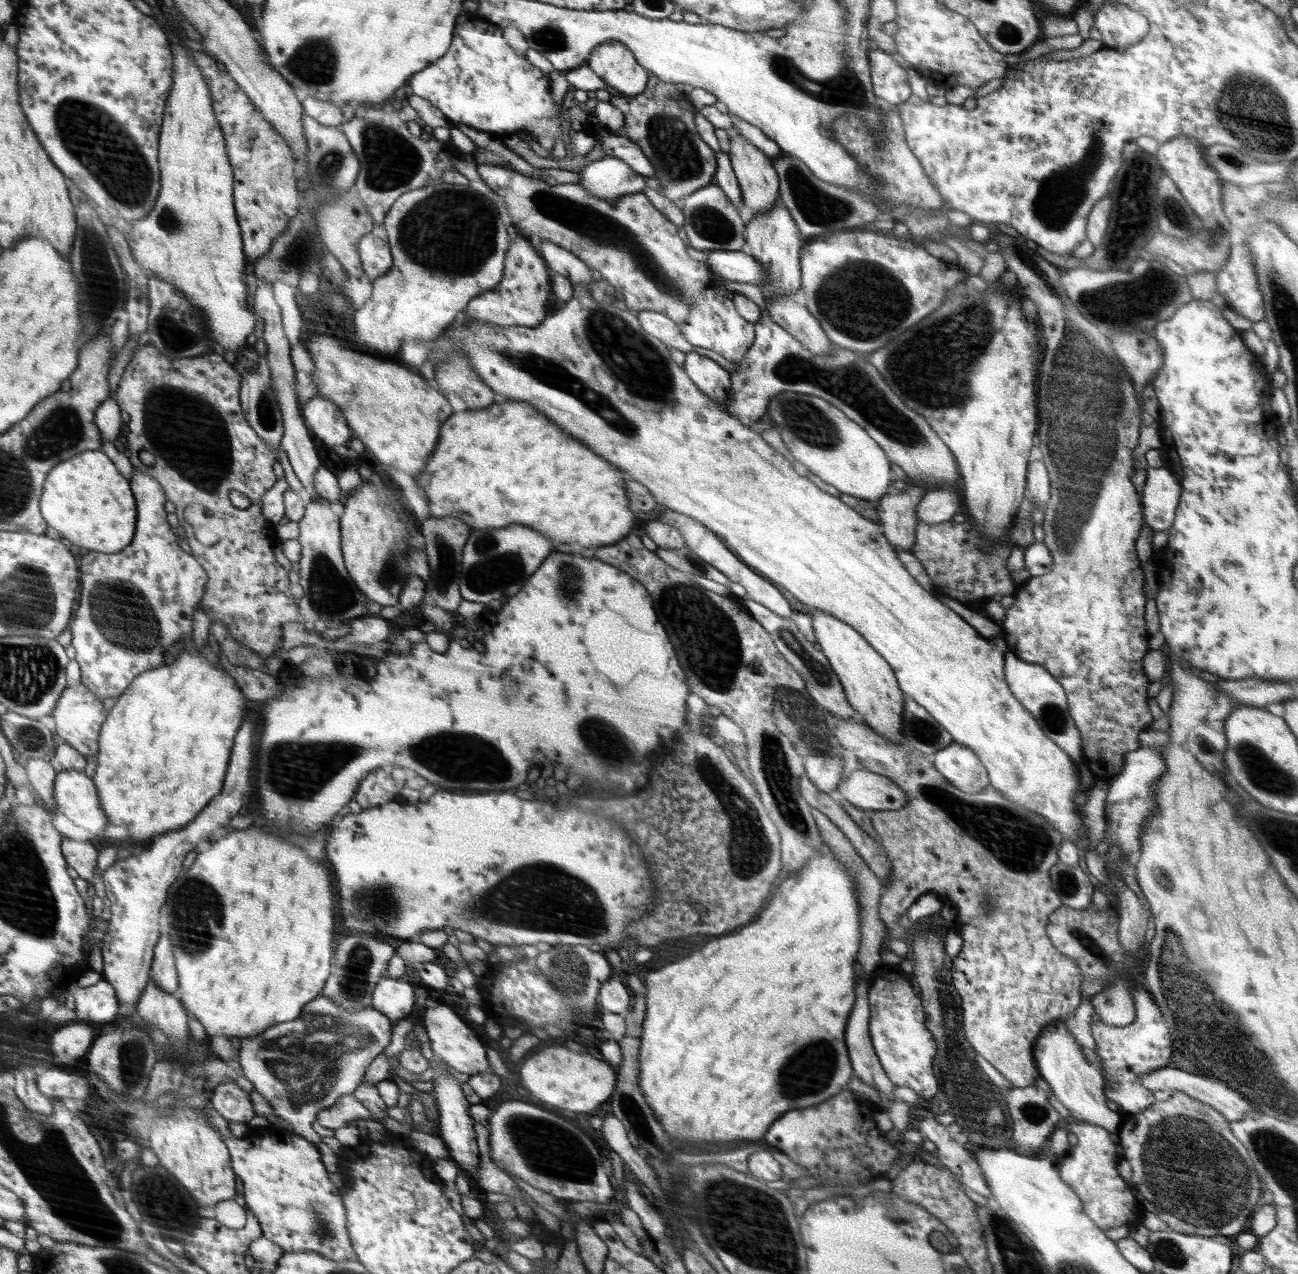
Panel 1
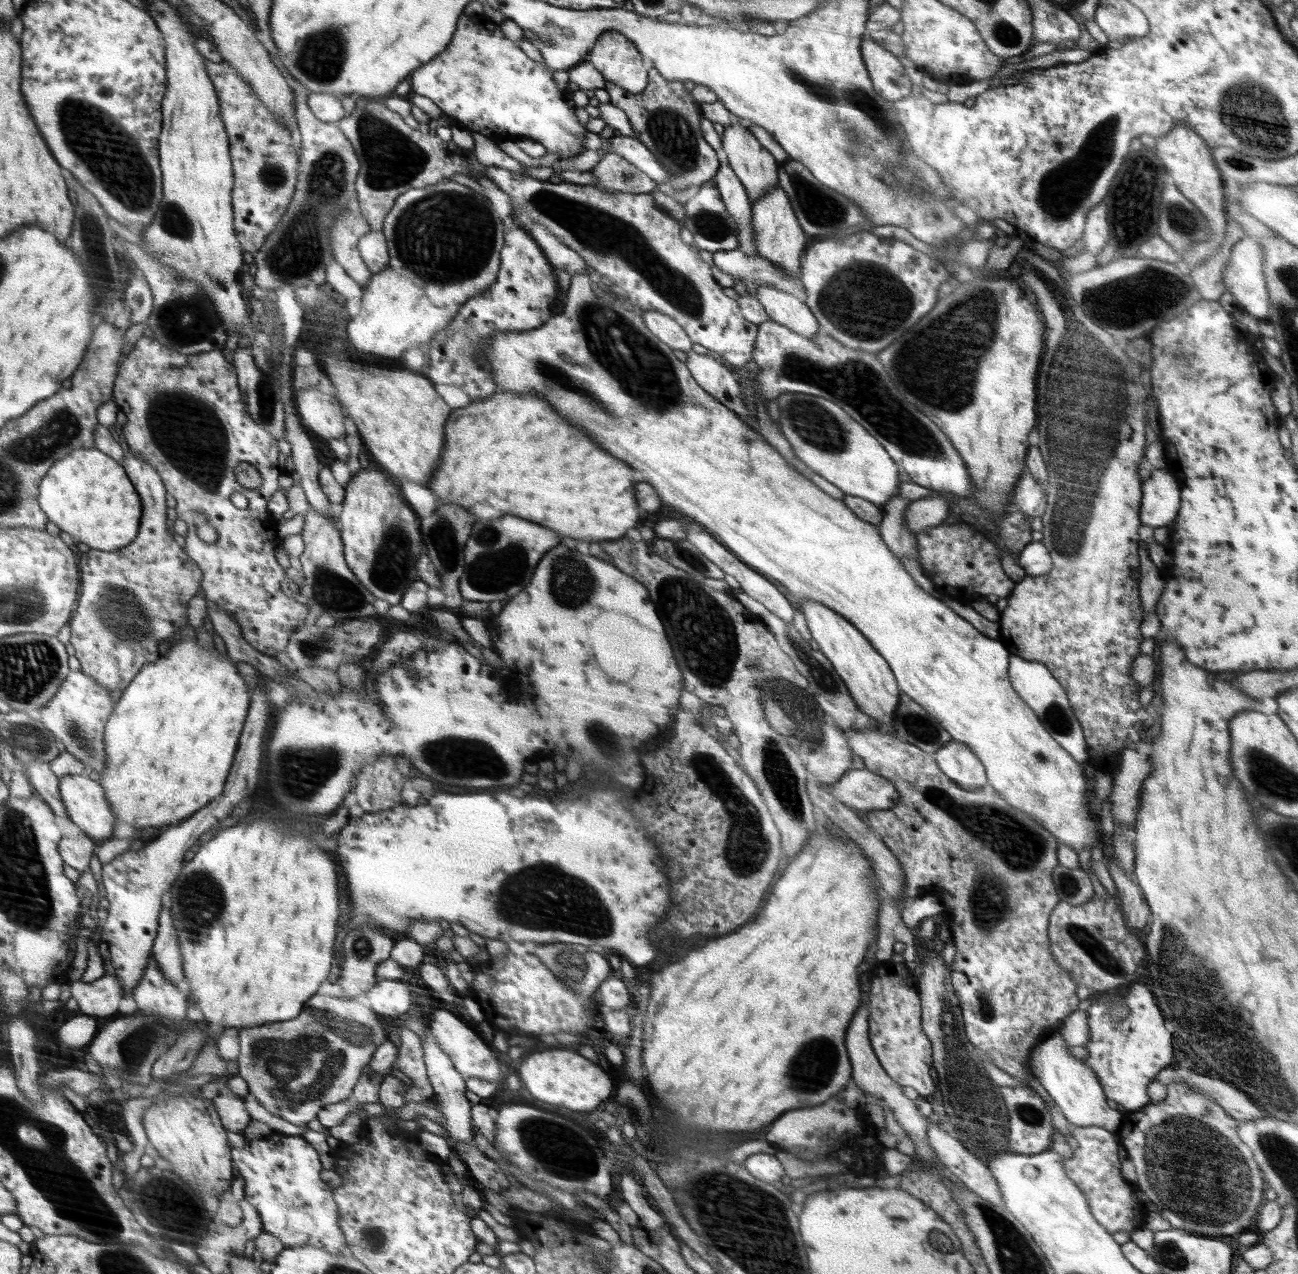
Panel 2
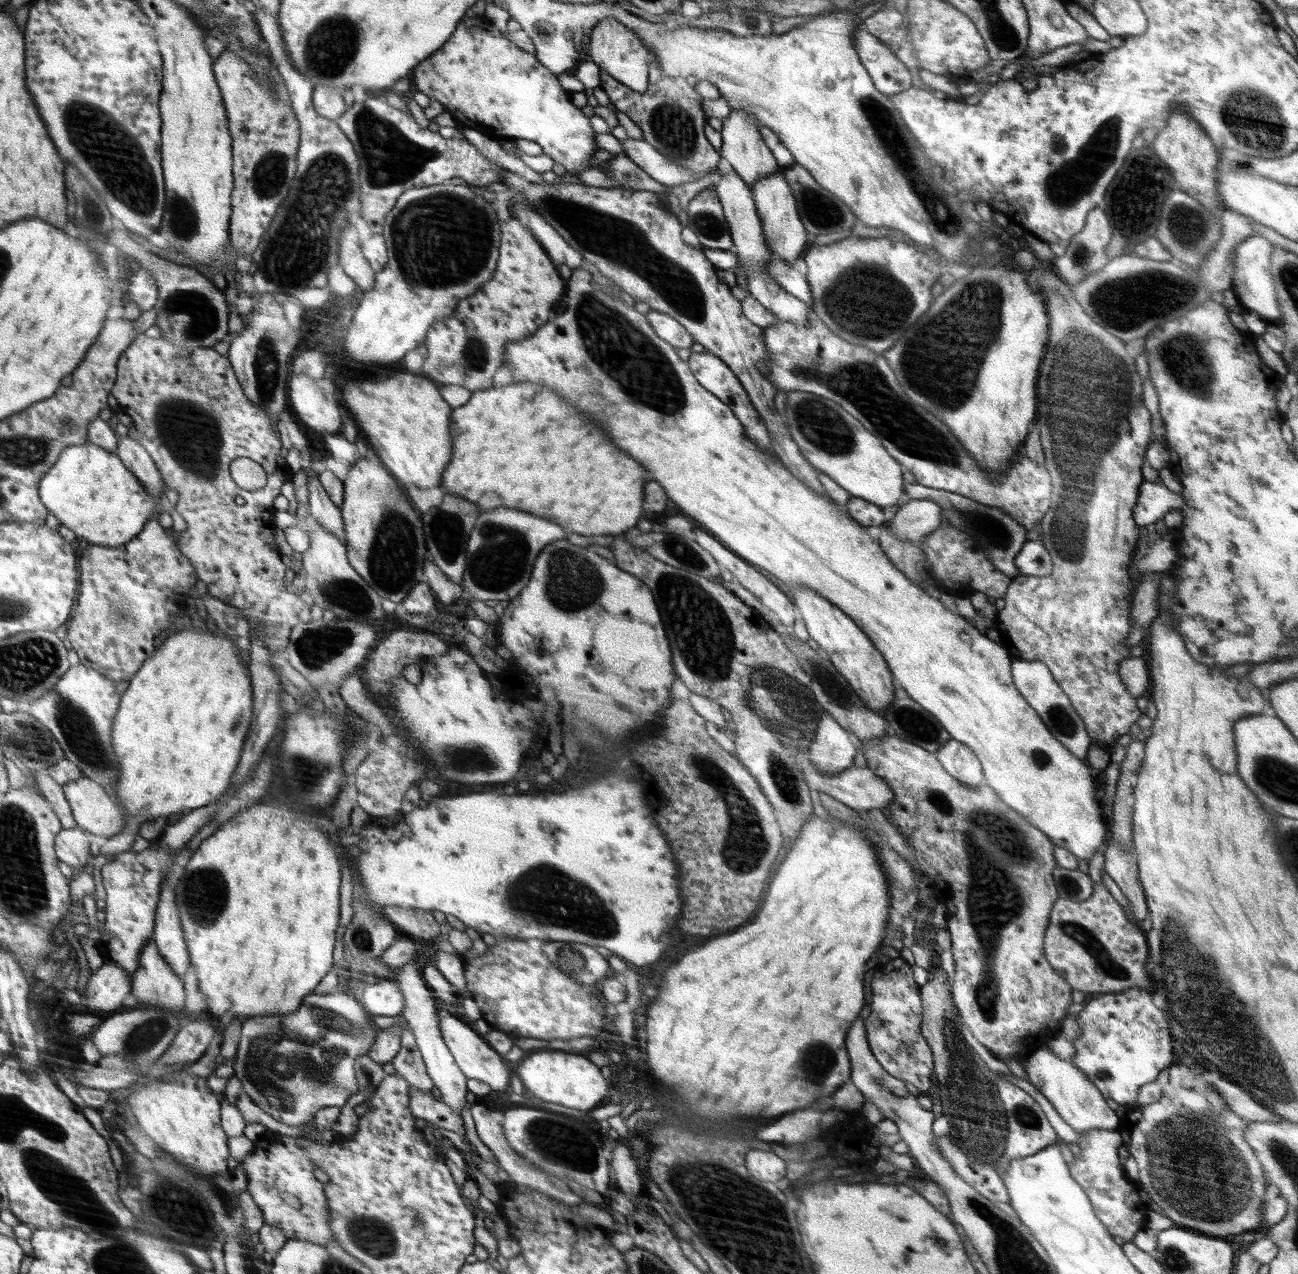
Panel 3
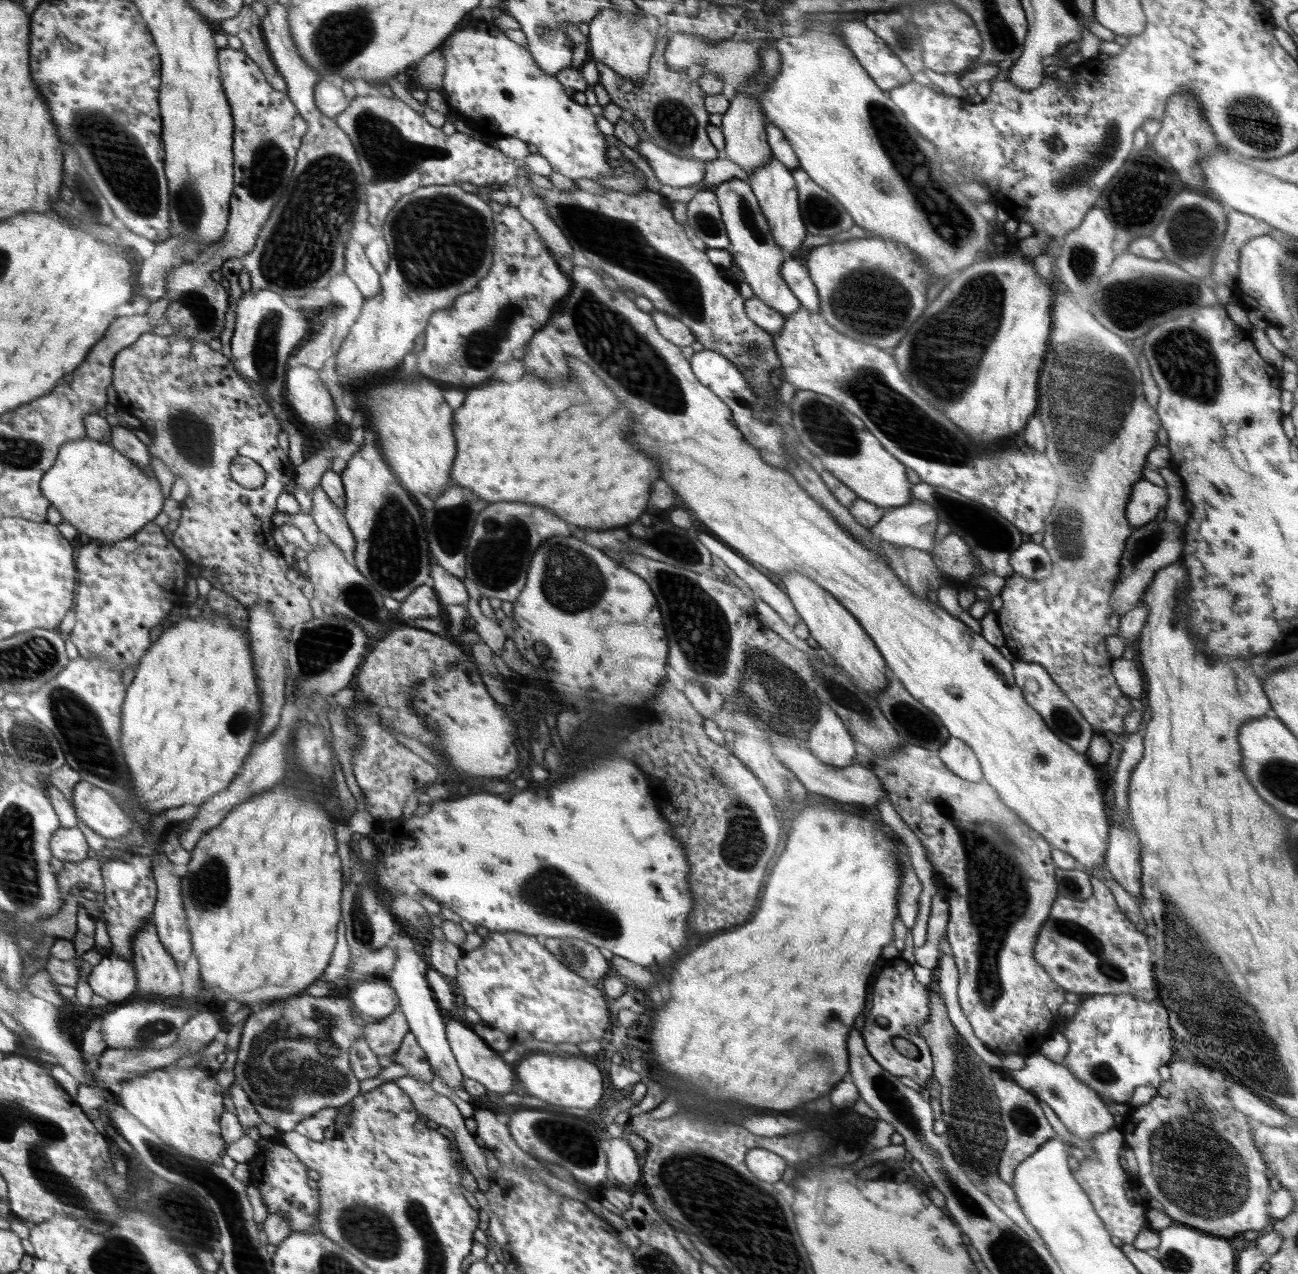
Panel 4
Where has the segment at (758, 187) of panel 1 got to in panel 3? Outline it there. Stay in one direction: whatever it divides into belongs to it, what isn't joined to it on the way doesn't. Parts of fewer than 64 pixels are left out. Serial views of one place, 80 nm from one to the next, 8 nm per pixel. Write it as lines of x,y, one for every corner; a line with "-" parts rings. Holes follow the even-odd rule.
732,108
730,116
723,123
722,131
720,131
723,138
720,155
731,163
736,174
746,182
748,187
754,187
754,182
777,172
780,165
774,158
772,151
765,145
762,135
758,131
760,124
752,115
742,113
742,111
734,111

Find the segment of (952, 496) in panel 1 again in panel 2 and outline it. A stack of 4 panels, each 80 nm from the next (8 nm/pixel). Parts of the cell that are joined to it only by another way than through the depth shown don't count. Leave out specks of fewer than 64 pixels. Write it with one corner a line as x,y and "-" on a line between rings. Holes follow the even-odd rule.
940,493
911,501
905,512
906,528
914,533
930,530
948,518
950,512
949,500

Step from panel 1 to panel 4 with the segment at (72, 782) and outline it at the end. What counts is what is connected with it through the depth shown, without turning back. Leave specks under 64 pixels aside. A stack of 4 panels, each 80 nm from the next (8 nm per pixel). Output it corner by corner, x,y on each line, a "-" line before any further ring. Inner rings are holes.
81,780
73,788
72,800
77,820
81,820
88,828
96,832
96,834
100,834
100,836
108,839
130,834
132,821
119,808
113,796
109,792
106,792
105,789
98,788
97,785

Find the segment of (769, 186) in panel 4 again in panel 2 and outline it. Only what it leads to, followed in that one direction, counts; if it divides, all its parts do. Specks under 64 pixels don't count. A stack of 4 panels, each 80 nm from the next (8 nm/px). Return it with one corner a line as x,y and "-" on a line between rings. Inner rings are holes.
780,184
760,199
754,201
752,207
752,220
754,240
757,254
771,261
784,274
799,276
801,260
806,248
806,234
800,223
796,220
794,209
788,200
788,195

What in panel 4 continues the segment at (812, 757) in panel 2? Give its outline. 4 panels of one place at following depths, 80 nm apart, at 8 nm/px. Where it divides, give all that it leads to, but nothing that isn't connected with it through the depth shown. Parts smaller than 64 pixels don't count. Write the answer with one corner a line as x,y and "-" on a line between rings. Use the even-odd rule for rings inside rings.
820,704
818,722
809,732
807,747
815,758
826,764
840,768
852,765
853,736
829,704

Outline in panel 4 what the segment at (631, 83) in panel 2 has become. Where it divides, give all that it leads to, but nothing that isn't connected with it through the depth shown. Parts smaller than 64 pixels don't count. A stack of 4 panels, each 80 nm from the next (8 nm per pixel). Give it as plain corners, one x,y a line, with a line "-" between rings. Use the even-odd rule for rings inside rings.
613,5
600,11
590,22
588,44
590,54
594,61
605,62
620,77
626,77
628,81
644,81
649,75
648,60
653,56
654,38
660,22
653,14
643,10
640,13
632,13

